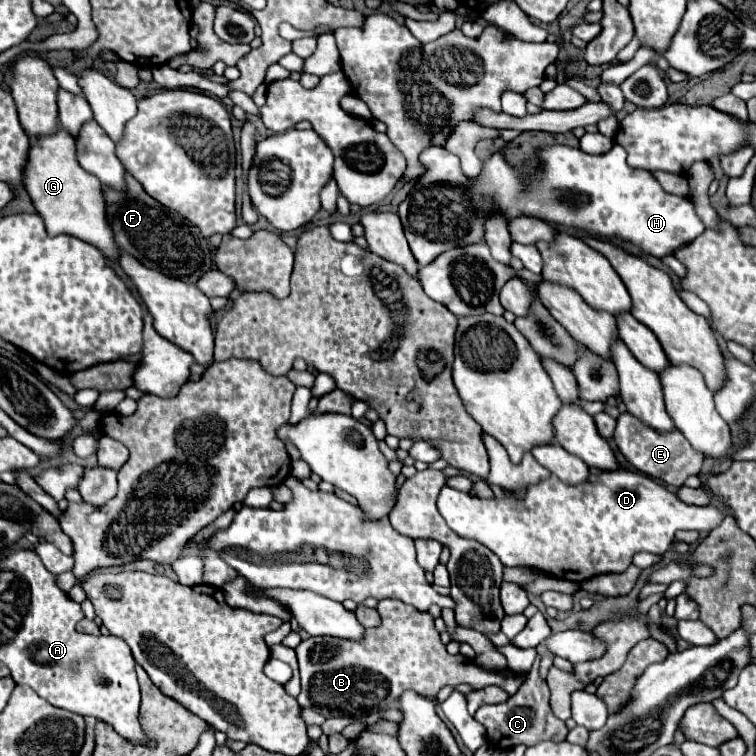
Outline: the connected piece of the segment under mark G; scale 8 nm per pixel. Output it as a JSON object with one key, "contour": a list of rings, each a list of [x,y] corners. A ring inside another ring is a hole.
{"contour":[[[59,127],[53,135],[31,139],[31,151],[27,155],[27,175],[23,175],[23,187],[31,195],[37,213],[43,217],[49,235],[71,233],[95,245],[107,257],[119,259],[119,249],[115,245],[103,209],[101,181],[95,179],[95,175],[83,171],[83,167],[79,167],[75,155],[75,139],[67,129]]]}

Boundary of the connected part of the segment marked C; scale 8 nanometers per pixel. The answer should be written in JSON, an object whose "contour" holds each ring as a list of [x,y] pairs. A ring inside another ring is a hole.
{"contour":[[[537,655],[533,667],[527,675],[527,681],[519,687],[515,695],[511,695],[505,703],[499,705],[483,705],[477,713],[475,719],[487,729],[487,739],[493,749],[503,749],[509,751],[515,745],[537,745],[541,741],[563,741],[567,735],[567,727],[563,721],[559,721],[551,707],[549,707],[550,689],[539,675],[540,655]]]}

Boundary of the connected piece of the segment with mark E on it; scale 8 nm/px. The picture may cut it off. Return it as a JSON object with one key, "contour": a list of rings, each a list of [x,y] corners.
{"contour":[[[623,413],[617,419],[613,441],[621,451],[621,455],[635,469],[639,469],[641,473],[647,473],[649,477],[657,477],[673,487],[681,487],[689,475],[699,475],[703,465],[703,455],[699,455],[699,451],[693,451],[693,447],[687,443],[687,439],[683,439],[683,435],[679,435],[679,431],[673,429],[671,433],[659,433],[647,427],[645,423],[639,423],[639,419],[627,413]]]}

